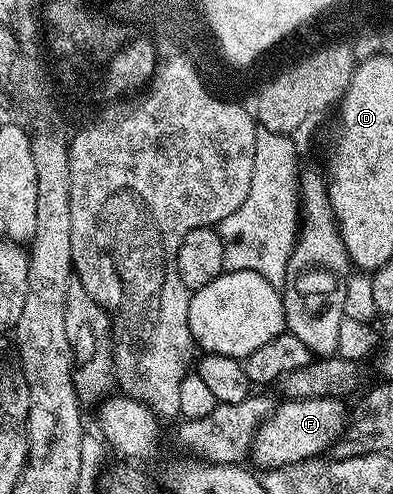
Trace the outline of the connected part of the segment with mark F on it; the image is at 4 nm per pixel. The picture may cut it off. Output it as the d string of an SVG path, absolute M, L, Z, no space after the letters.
M338 397L280 400L274 411L259 424L251 444L250 460L255 460L260 470L266 471L324 456L348 427L349 409L343 405L346 404Z

